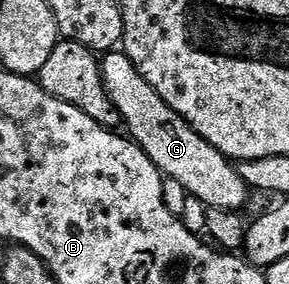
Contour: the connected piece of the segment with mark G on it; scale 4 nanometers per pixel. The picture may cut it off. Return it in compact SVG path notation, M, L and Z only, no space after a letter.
M111 52L102 59L103 83L107 89L107 95L111 98L111 104L115 107L118 117L127 121L130 137L153 160L153 164L159 169L160 174L177 180L186 189L188 195L196 197L208 208L242 211L242 206L247 202L249 188L245 180L241 180L236 163L227 158L213 144L208 142L191 127L167 101L156 92L139 74L137 67L133 65L126 53Z

